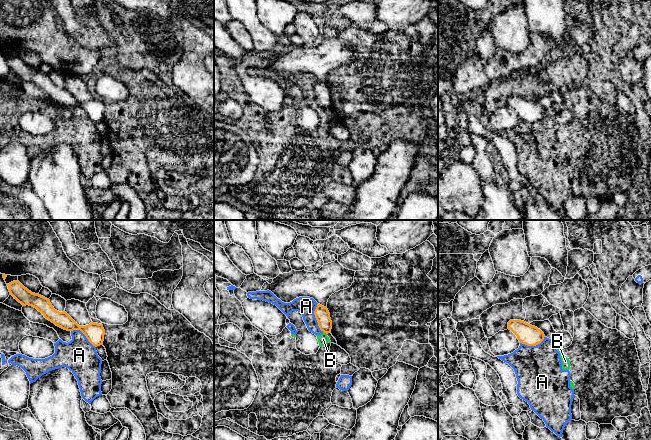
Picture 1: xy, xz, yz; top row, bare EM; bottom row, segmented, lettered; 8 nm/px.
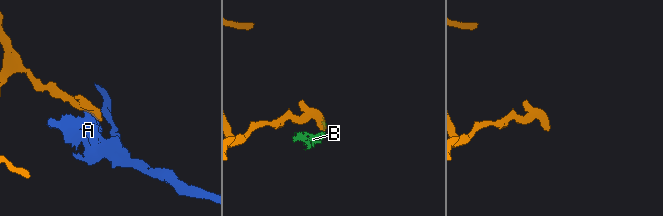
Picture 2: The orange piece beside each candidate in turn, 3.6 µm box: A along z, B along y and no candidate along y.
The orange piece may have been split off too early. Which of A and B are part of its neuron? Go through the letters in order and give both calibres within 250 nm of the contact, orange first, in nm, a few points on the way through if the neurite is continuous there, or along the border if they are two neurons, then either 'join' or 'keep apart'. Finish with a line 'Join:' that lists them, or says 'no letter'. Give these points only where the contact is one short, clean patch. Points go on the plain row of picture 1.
A: 120 nm thick on the orange side, 150 nm on the other; border along xz (317, 79), (314, 85), (314, 93), (318, 103), (323, 107); keep apart
B: 120 nm thick on the orange side, 90 nm on the other; border along xz (323, 107), (326, 110); keep apart
Join: no letter

